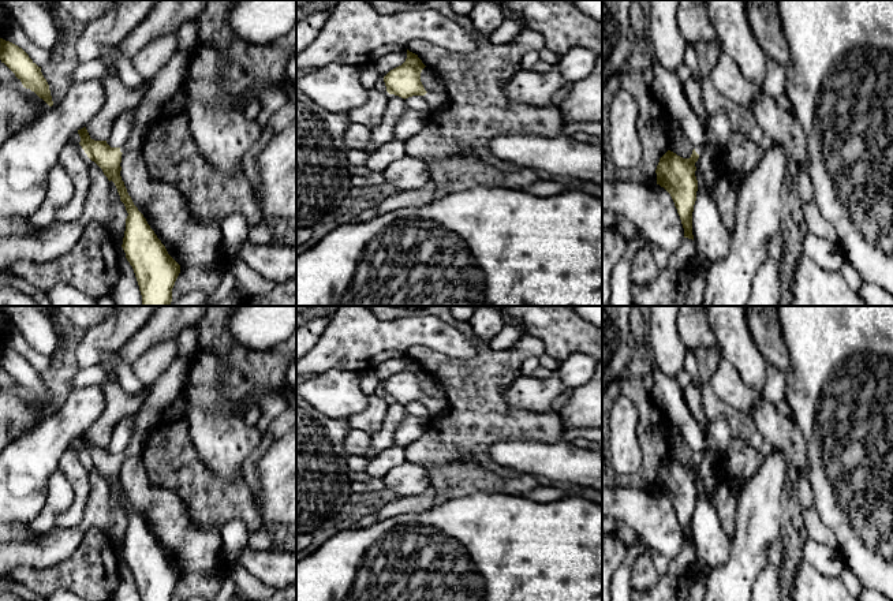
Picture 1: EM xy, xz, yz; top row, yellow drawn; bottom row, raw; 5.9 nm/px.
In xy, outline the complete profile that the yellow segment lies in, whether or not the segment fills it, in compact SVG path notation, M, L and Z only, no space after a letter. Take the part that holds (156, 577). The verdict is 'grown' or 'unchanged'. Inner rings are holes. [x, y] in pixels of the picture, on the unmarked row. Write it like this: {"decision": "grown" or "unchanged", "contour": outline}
{"decision": "grown", "contour": "M178 357L150 385L143 406L135 414L131 441L120 453L111 453L107 447L91 445L86 433L78 436L79 451L108 486L115 489L128 519L122 553L134 575L141 601L172 601L180 571L168 560L128 501L120 482L122 460L142 452L150 432L162 422L162 413L183 392L188 372L190 359Z"}

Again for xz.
{"decision": "unchanged", "contour": "M407 355L406 367L384 382L386 397L404 406L412 402L425 402L427 397L421 388L421 378L425 373L418 361Z"}

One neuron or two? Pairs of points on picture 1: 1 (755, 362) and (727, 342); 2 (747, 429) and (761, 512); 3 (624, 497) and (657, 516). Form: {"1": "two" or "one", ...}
{"1": "one", "2": "two", "3": "one"}

